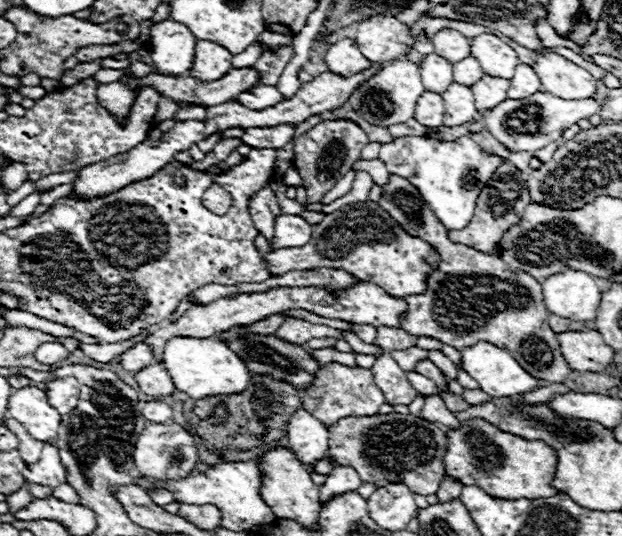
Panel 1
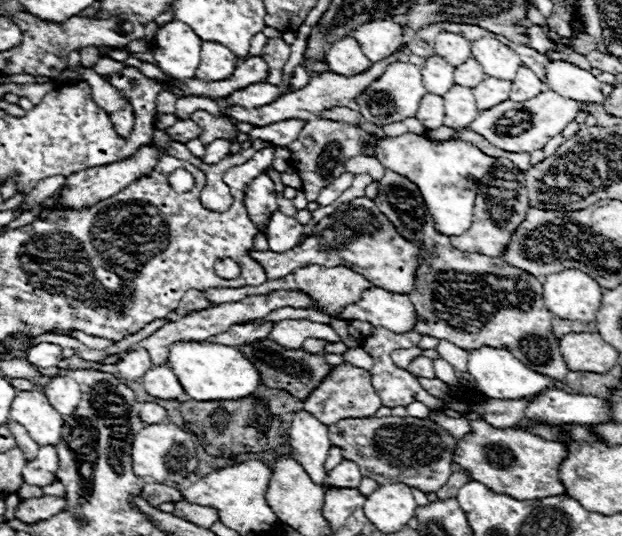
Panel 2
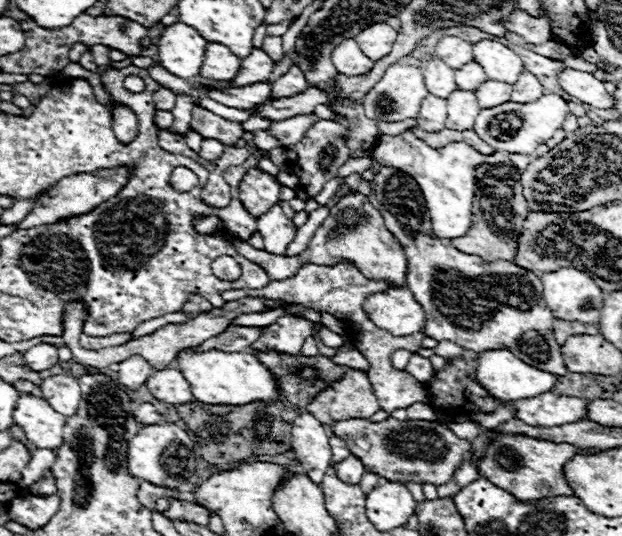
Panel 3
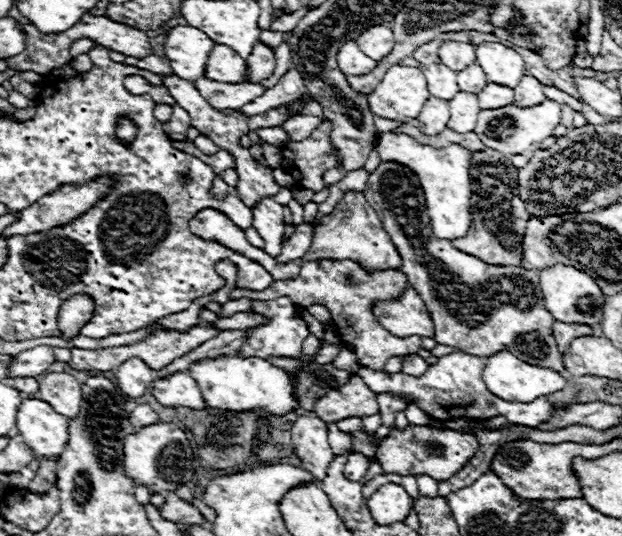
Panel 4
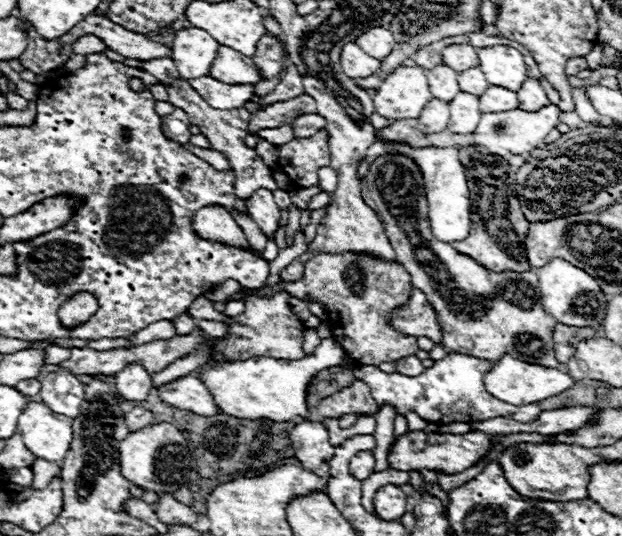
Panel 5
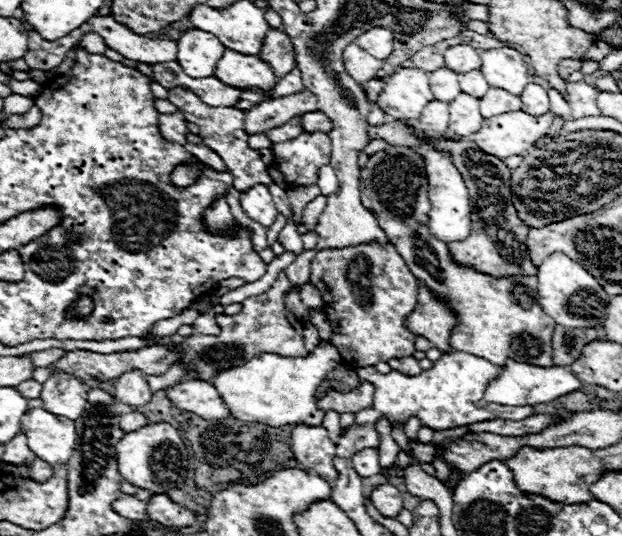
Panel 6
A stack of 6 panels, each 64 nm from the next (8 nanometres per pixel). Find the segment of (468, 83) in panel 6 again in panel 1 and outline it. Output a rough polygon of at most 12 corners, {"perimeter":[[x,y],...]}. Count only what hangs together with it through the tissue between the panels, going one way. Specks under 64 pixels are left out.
{"perimeter":[[472,56],[454,64],[454,80],[464,86],[476,84],[484,76]]}

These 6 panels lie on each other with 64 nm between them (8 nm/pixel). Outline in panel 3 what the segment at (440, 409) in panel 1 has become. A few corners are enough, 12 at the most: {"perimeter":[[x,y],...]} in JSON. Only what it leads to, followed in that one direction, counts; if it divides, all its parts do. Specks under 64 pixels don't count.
{"perimeter":[[474,422],[446,424],[458,438],[474,440],[480,428]]}

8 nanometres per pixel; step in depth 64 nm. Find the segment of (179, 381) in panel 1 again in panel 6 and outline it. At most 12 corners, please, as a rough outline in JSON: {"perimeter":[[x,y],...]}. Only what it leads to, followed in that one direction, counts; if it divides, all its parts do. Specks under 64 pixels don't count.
{"perimeter":[[330,342],[306,358],[258,354],[212,384],[232,416],[320,426]]}

